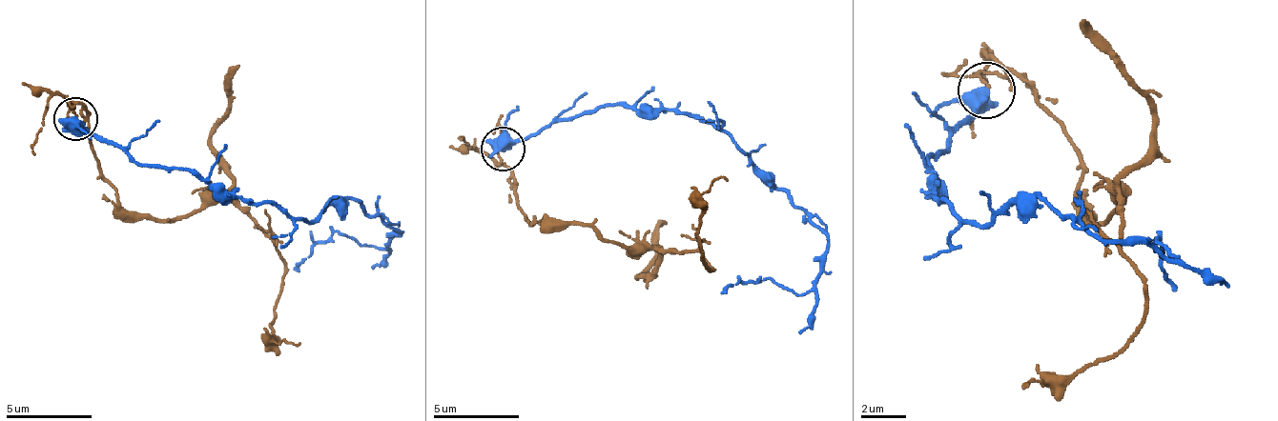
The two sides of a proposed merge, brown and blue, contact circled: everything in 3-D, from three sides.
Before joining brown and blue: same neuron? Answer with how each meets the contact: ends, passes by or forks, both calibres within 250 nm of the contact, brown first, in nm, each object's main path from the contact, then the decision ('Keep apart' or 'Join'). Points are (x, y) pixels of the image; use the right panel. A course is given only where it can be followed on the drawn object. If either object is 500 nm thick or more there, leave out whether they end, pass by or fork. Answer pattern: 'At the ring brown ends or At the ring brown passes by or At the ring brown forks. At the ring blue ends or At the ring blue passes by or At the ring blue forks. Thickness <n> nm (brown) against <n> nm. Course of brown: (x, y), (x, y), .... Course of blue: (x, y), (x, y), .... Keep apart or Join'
At the ring brown passes by. At the ring blue forks. Thickness 100 nm (brown) against 420 nm. Course of brown: (985, 89), (1013, 71), (1064, 129), (1075, 208), (1115, 212), (1115, 190), (1144, 281), (1144, 326), (1030, 382). Course of blue: (985, 89), (928, 156), (934, 196), (985, 224), (1036, 196), (1103, 241), (1177, 258), (1160, 241), (1177, 287). Keep apart

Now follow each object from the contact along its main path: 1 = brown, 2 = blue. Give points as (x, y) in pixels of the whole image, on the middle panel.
1: (504, 148), (529, 221), (698, 250), (707, 269), (702, 195), (728, 182)
2: (504, 148), (608, 105), (680, 109), (724, 130), (827, 238), (827, 259), (801, 294), (758, 281), (719, 294)

